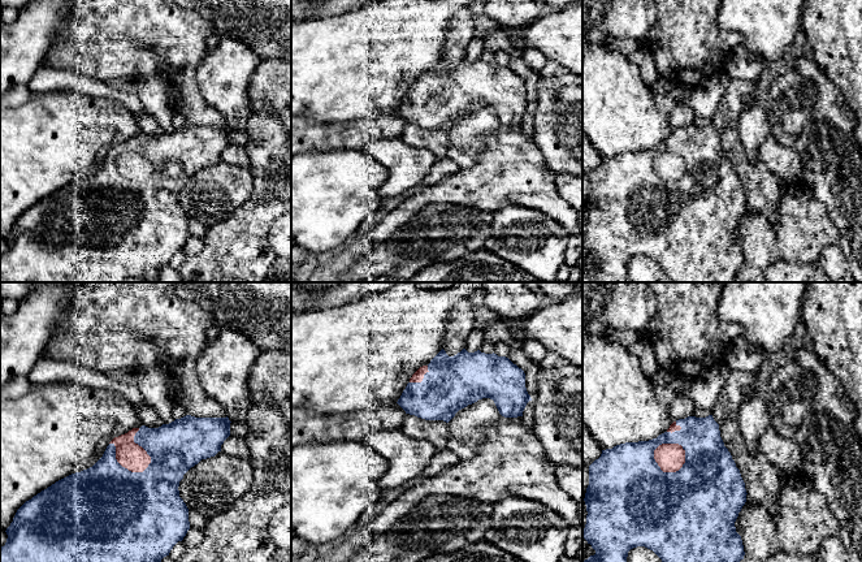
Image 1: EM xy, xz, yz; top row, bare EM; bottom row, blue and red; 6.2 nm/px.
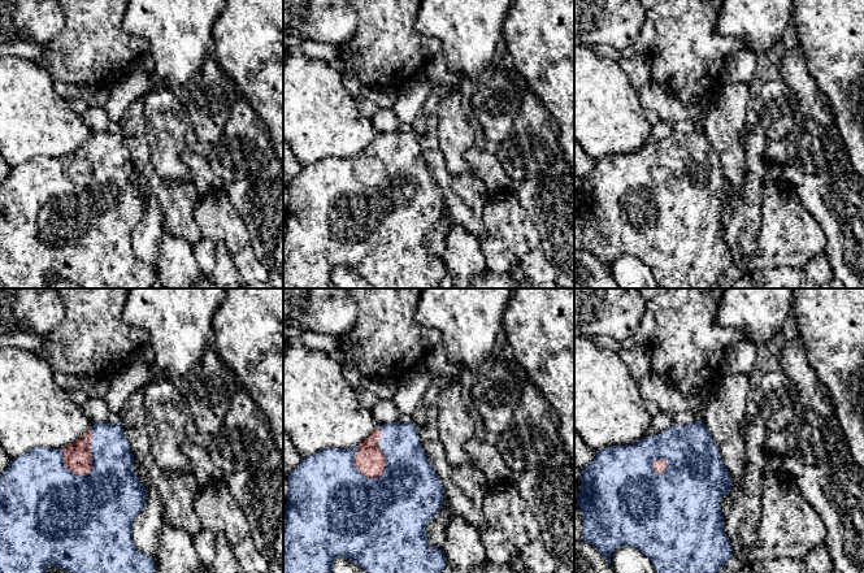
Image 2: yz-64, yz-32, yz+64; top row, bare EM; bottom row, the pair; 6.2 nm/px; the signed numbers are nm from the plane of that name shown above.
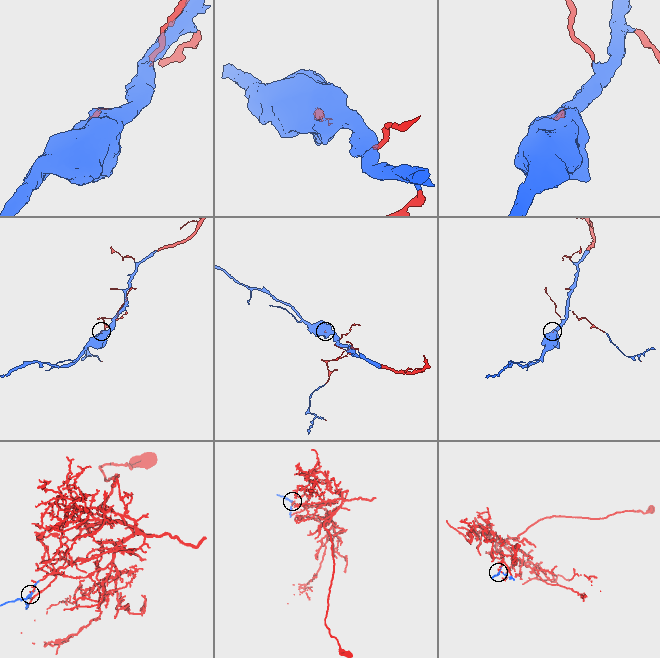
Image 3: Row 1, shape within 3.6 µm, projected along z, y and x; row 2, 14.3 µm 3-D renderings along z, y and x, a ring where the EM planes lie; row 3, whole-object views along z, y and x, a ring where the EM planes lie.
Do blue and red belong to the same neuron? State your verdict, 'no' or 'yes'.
yes

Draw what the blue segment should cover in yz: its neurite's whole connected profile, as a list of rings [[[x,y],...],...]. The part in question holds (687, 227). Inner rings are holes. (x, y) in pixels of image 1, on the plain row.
[[[712,124],[679,127],[657,147],[602,159],[601,165],[589,174],[584,207],[588,224],[582,246],[595,263],[582,269],[582,282],[629,282],[628,260],[637,255],[653,259],[672,282],[735,282],[745,264],[735,230],[746,203],[740,178],[724,155]]]

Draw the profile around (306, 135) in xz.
[[[398,112],[330,124],[315,124],[306,117],[291,116],[291,156],[317,151],[363,150],[367,143],[374,139],[400,138],[406,124]]]

